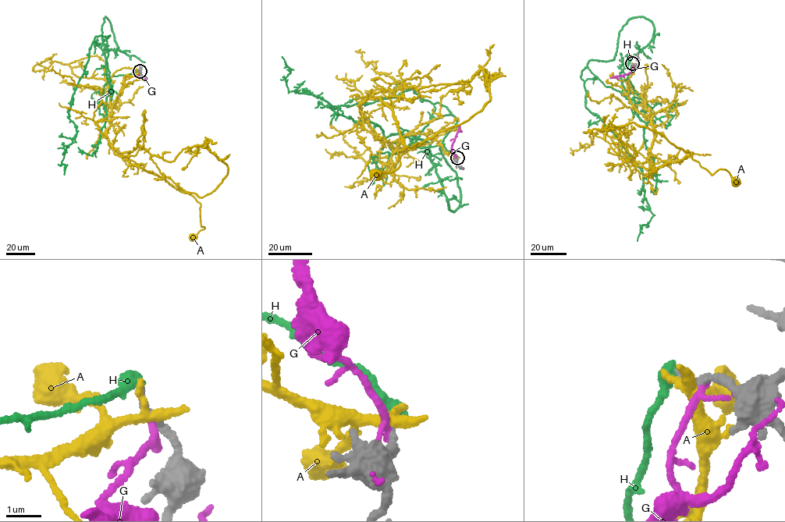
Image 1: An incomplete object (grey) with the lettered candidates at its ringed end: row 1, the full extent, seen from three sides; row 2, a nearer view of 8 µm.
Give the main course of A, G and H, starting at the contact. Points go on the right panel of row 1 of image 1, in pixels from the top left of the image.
A: (633, 64), (629, 98), (651, 122), (654, 139), (644, 175), (691, 152), (712, 175), (726, 169), (736, 183)
G: (634, 64), (631, 72), (616, 76), (619, 78)
H: (632, 63), (631, 94), (642, 16), (580, 76), (641, 168), (637, 241)

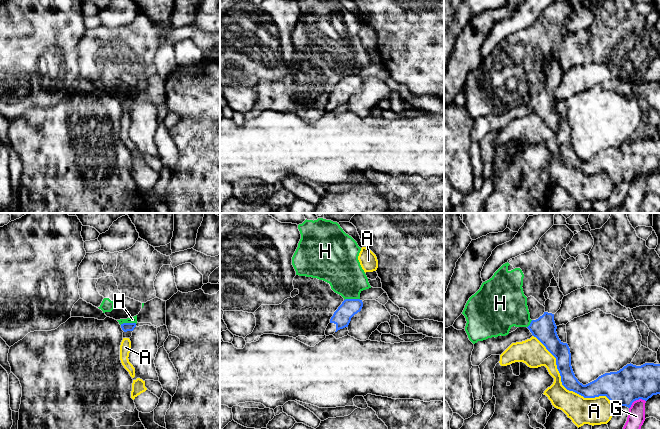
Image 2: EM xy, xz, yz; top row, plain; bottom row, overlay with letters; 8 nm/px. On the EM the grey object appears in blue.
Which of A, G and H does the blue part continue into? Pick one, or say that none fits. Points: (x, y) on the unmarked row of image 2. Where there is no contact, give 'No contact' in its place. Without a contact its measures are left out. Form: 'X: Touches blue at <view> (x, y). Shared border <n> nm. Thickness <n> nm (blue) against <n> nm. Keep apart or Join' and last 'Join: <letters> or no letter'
A: Touches blue at yz (565, 163). Shared border 900 nm. Thickness 140 nm (blue) against 220 nm. Keep apart
G: Touches blue at yz (636, 175). Shared border 150 nm. Thickness 280 nm (blue) against 140 nm. Keep apart
H: Touches blue at xy (128, 99). Shared border 140 nm. Thickness 70 nm (blue) against 50 nm. Keep apart
Join: no letter

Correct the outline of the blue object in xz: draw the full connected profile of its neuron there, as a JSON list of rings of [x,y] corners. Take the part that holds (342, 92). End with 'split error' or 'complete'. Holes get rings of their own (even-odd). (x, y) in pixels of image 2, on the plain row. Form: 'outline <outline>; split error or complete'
outline [[[345,75],[330,95],[325,111],[333,111],[340,105],[348,103],[351,94],[361,87],[363,78],[360,75]]]; split error

